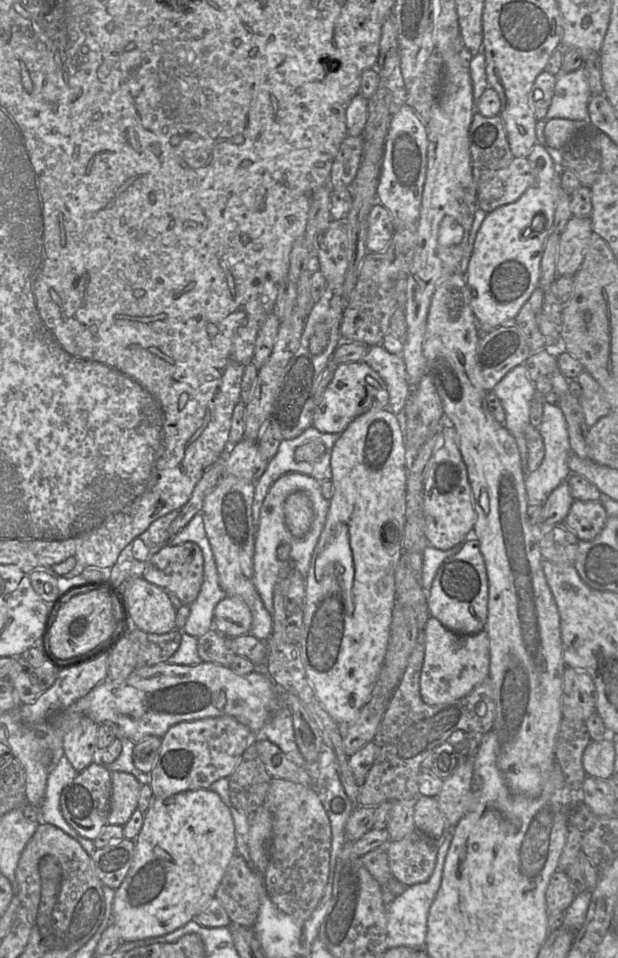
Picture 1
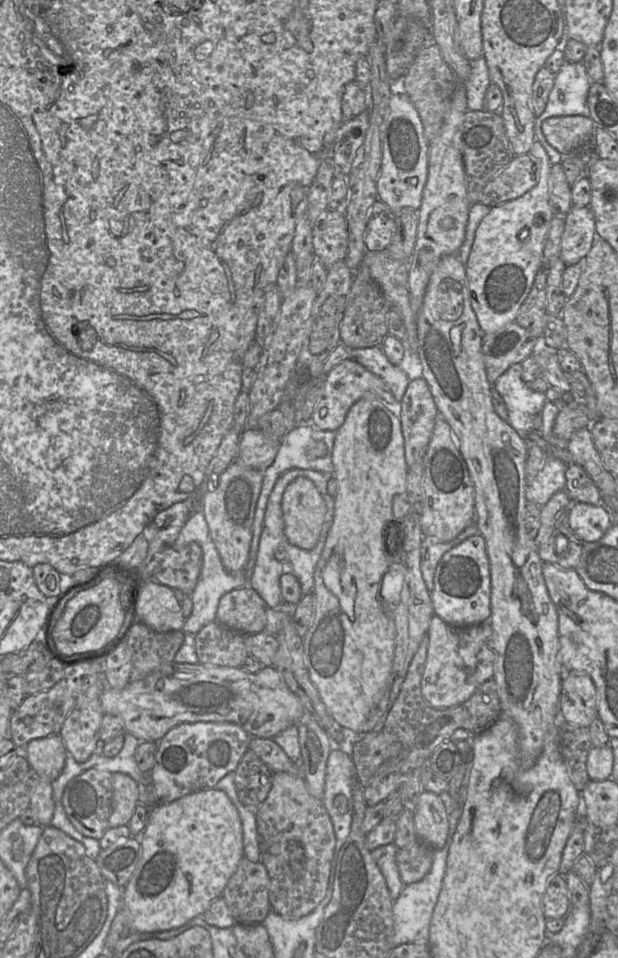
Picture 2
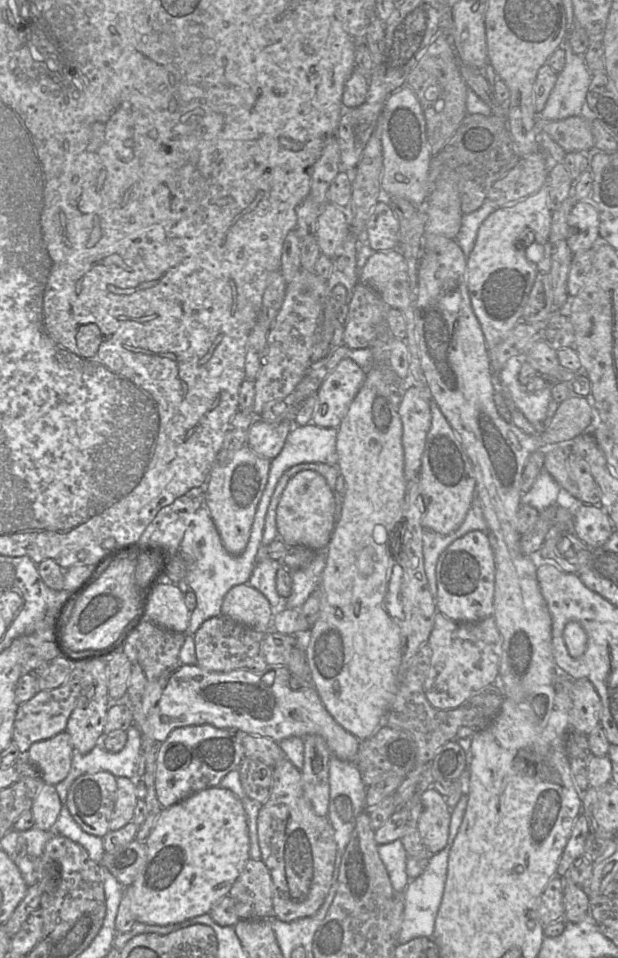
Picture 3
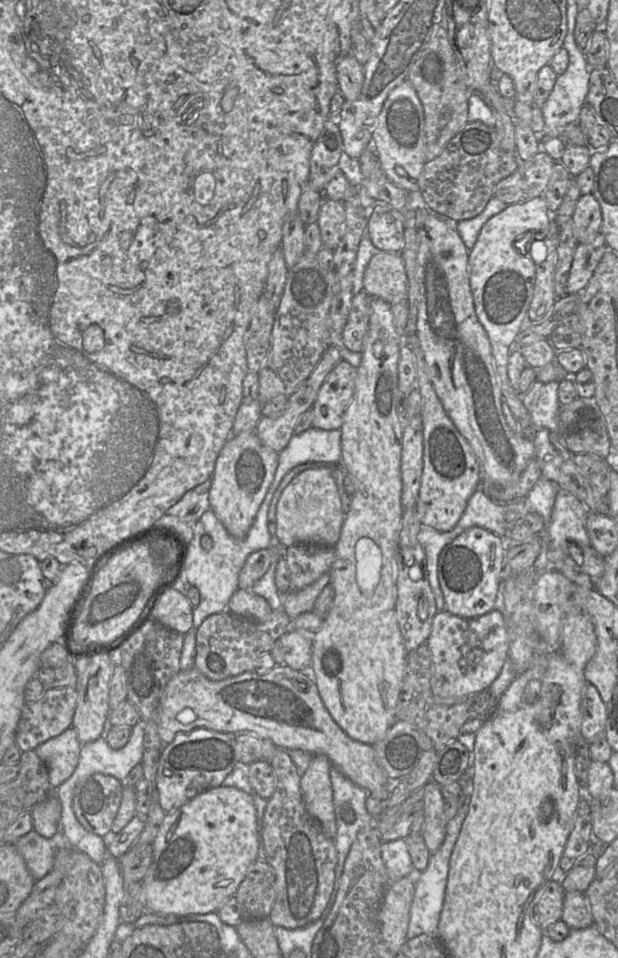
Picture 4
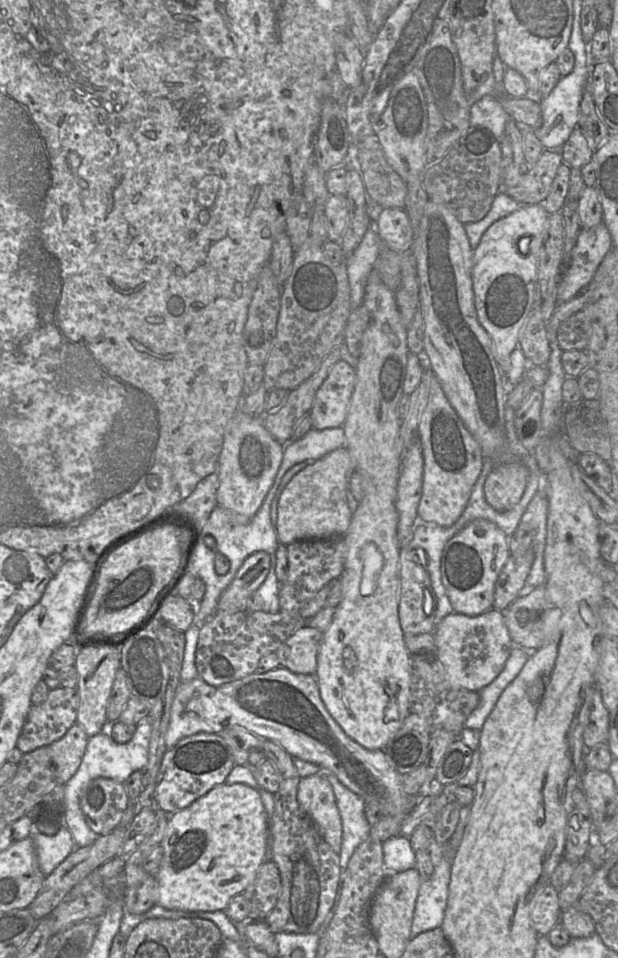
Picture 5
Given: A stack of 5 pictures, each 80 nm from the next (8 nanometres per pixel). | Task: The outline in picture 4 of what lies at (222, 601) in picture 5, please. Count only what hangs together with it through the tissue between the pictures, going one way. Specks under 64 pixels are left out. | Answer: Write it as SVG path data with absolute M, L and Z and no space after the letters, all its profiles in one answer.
M274 542L270 547L251 553L246 559L238 576L238 588L251 589L268 570L275 555L282 555L283 548Z

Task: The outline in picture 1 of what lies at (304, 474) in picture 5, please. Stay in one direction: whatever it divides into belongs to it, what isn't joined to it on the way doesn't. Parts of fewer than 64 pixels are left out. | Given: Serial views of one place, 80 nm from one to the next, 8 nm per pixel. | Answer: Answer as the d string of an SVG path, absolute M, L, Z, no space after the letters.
M297 491L288 496L284 504L285 524L296 538L303 538L309 532L314 520L314 509L308 495Z

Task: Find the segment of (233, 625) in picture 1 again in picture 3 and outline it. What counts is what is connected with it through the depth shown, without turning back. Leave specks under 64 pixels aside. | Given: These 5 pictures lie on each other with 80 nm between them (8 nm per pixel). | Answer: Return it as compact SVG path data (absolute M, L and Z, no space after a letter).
M248 583L232 587L224 596L221 615L256 631L274 631L274 611L267 598Z

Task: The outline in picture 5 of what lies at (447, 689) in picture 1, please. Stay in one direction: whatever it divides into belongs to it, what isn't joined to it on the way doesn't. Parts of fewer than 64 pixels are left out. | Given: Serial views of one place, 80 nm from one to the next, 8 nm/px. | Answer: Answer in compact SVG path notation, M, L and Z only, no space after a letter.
M493 607L478 616L453 612L435 626L433 633L435 657L443 665L452 689L479 692L488 686L502 671L513 648L504 615Z

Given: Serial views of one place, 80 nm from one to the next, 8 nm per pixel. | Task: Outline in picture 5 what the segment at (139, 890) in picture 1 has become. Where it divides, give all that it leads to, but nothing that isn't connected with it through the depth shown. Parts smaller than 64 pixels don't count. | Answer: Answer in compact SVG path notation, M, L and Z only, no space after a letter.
M224 782L213 787L188 807L169 815L165 836L160 845L163 857L155 875L159 885L157 904L170 910L224 911L230 900L242 894L255 879L260 865L266 859L271 860L272 839L259 792L241 783Z

